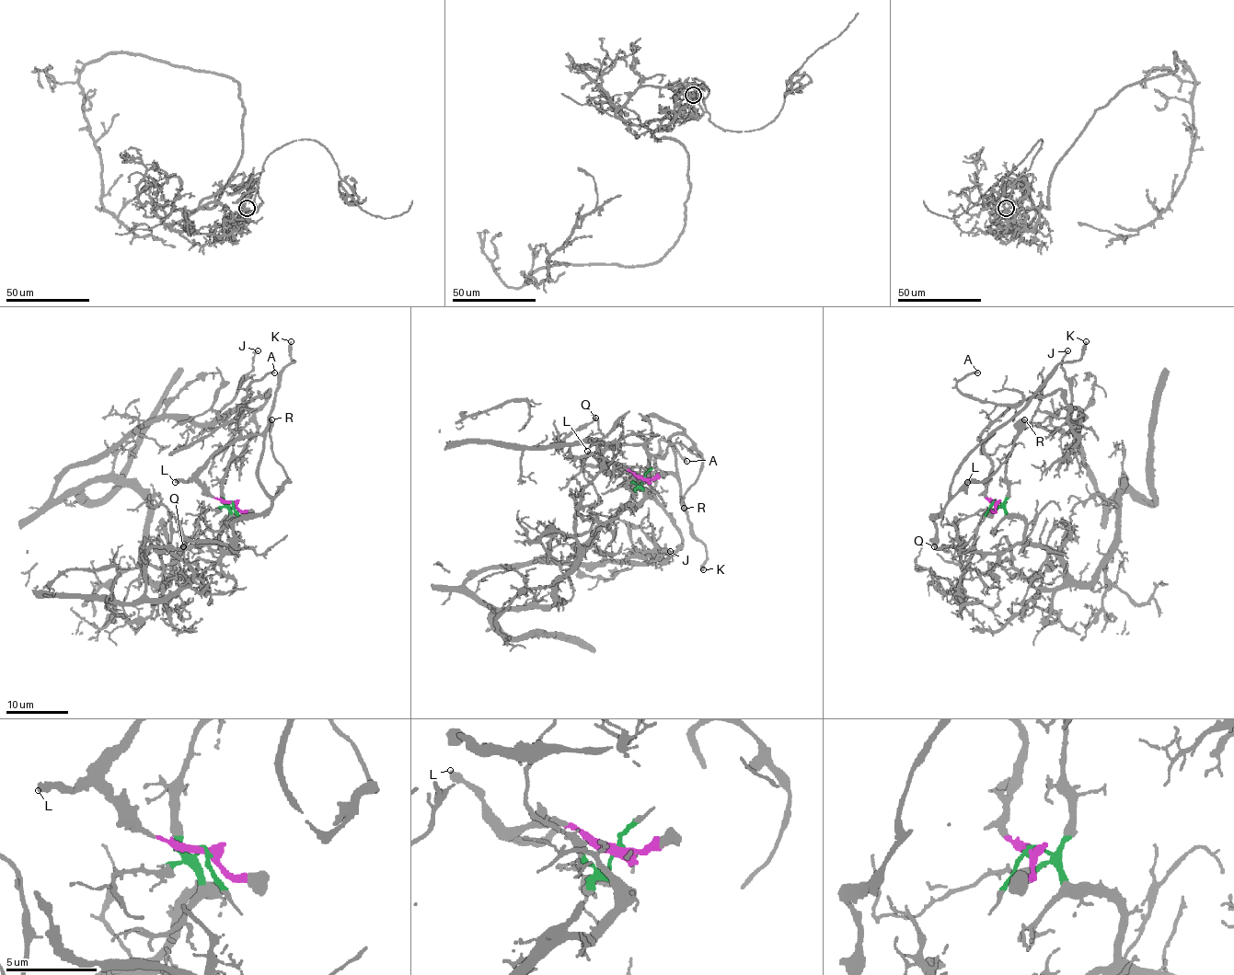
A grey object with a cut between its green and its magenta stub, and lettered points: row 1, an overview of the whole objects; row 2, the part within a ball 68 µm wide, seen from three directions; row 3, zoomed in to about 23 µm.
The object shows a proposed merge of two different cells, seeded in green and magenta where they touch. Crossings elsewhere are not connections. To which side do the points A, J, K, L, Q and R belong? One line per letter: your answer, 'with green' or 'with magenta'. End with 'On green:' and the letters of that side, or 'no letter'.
A: with green
J: with green
K: with magenta
L: with magenta
Q: with green
R: with magenta
On green: A, J, Q

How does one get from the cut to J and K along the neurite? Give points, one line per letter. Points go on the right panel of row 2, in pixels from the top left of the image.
J: (994, 501), (1076, 580), (1093, 579), (1110, 549), (1124, 481), (1107, 499), (1085, 468), (1062, 367), (1068, 350)
K: (994, 501), (986, 497), (992, 461), (985, 453), (985, 443), (1060, 362), (1078, 361), (1082, 357), (1085, 341)

